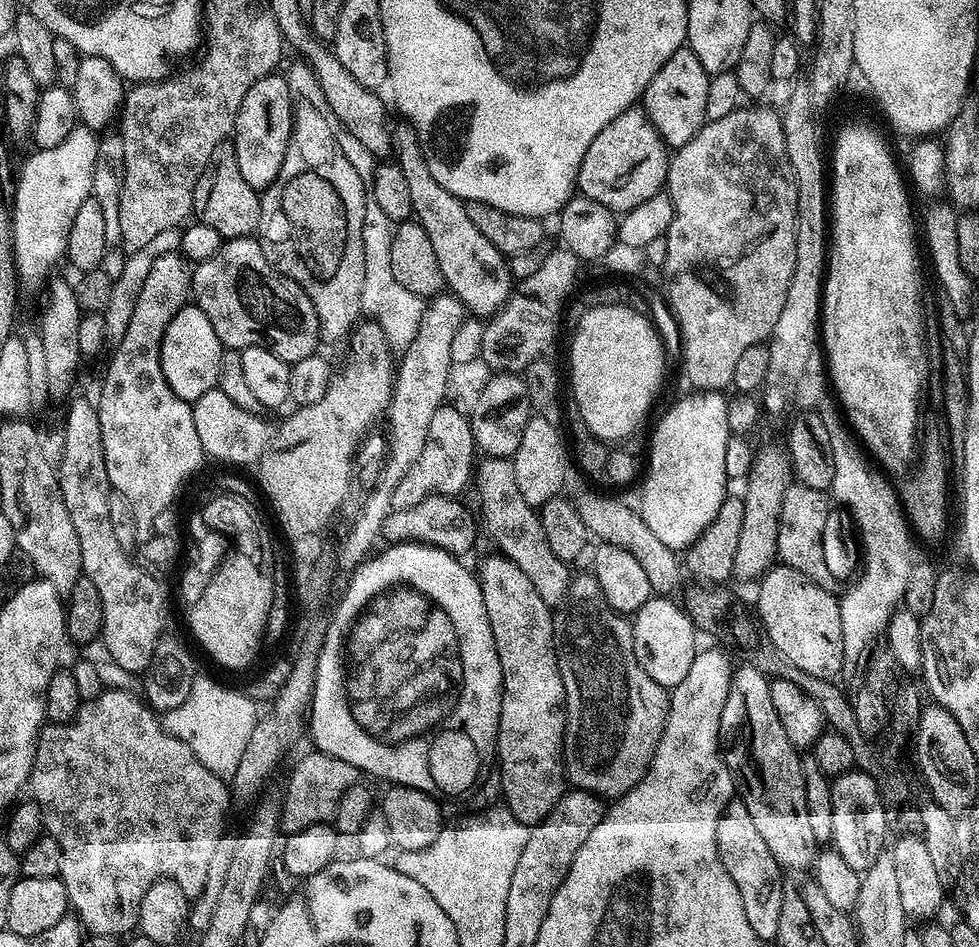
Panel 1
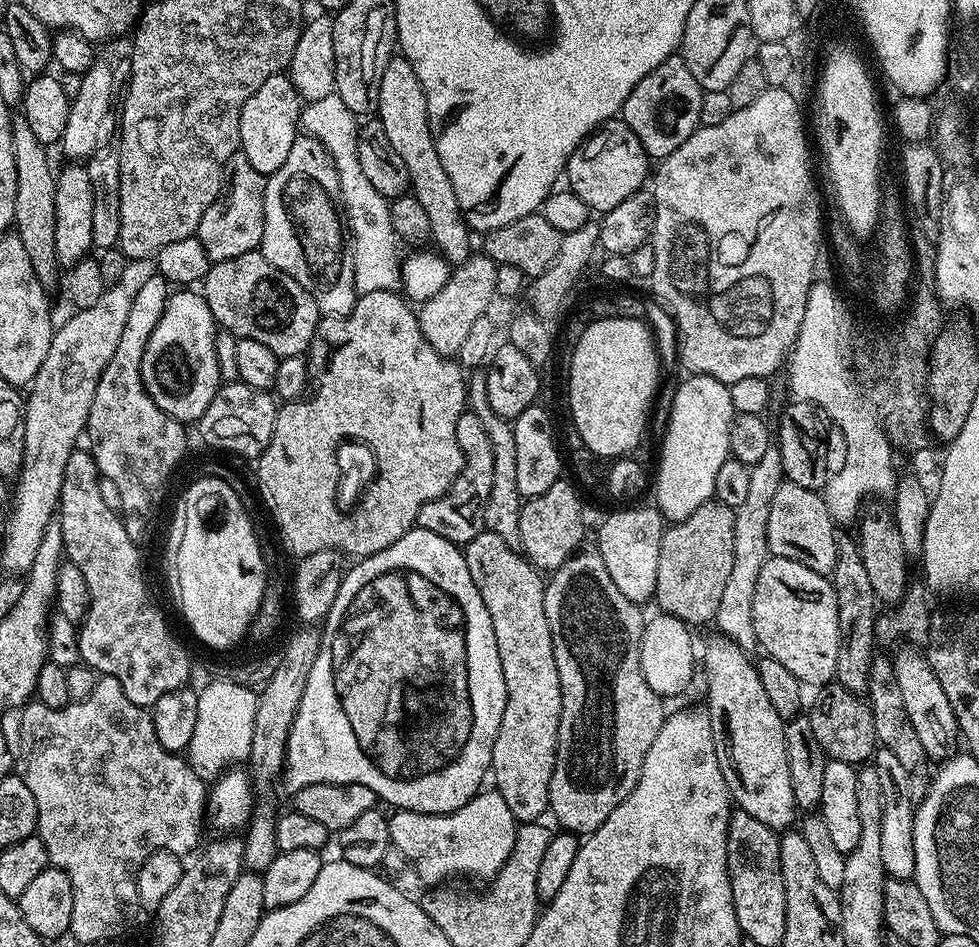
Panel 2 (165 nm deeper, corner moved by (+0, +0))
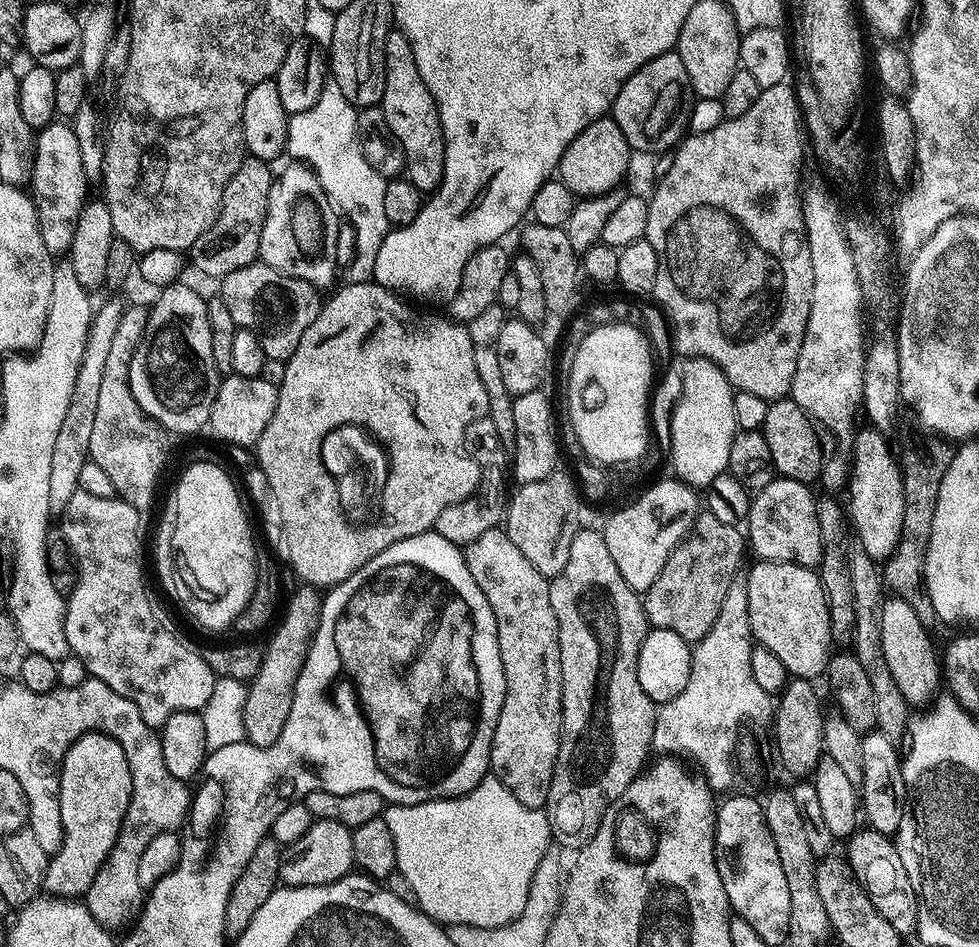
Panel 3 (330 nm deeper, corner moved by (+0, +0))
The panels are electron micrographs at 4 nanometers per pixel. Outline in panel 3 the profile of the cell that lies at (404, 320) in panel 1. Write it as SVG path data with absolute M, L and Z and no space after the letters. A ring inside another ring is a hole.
M327 102L321 103L315 108L306 110L298 116L289 116L288 118L288 147L287 155L293 161L303 162L307 167L316 173L318 182L322 190L328 196L332 207L345 221L352 223L352 232L356 235L356 257L348 264L348 269L343 269L343 279L349 284L363 284L372 280L372 271L374 270L374 258L378 258L378 246L386 238L390 230L388 219L386 218L386 209L382 203L382 198L386 198L386 180L366 162L366 158L360 149L361 137L356 136L356 124L352 120L336 120L332 113L332 108Z

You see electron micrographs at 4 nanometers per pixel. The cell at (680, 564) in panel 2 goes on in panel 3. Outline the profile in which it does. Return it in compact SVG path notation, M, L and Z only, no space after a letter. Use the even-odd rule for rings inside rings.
M701 511L692 530L670 554L662 574L654 578L647 592L643 593L644 617L652 628L674 630L678 638L689 642L702 639L714 626L718 610L722 610L722 598L737 579L740 559L746 556L746 536L735 524L718 522L714 514Z

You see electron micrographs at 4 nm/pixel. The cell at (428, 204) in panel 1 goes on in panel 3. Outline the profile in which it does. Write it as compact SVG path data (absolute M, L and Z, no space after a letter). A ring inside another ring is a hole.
M399 30L389 31L384 47L384 96L379 107L384 108L384 124L392 131L391 139L398 145L404 157L403 175L420 193L431 194L440 185L444 173L444 131L422 74L418 74L418 62L414 62L414 50Z

